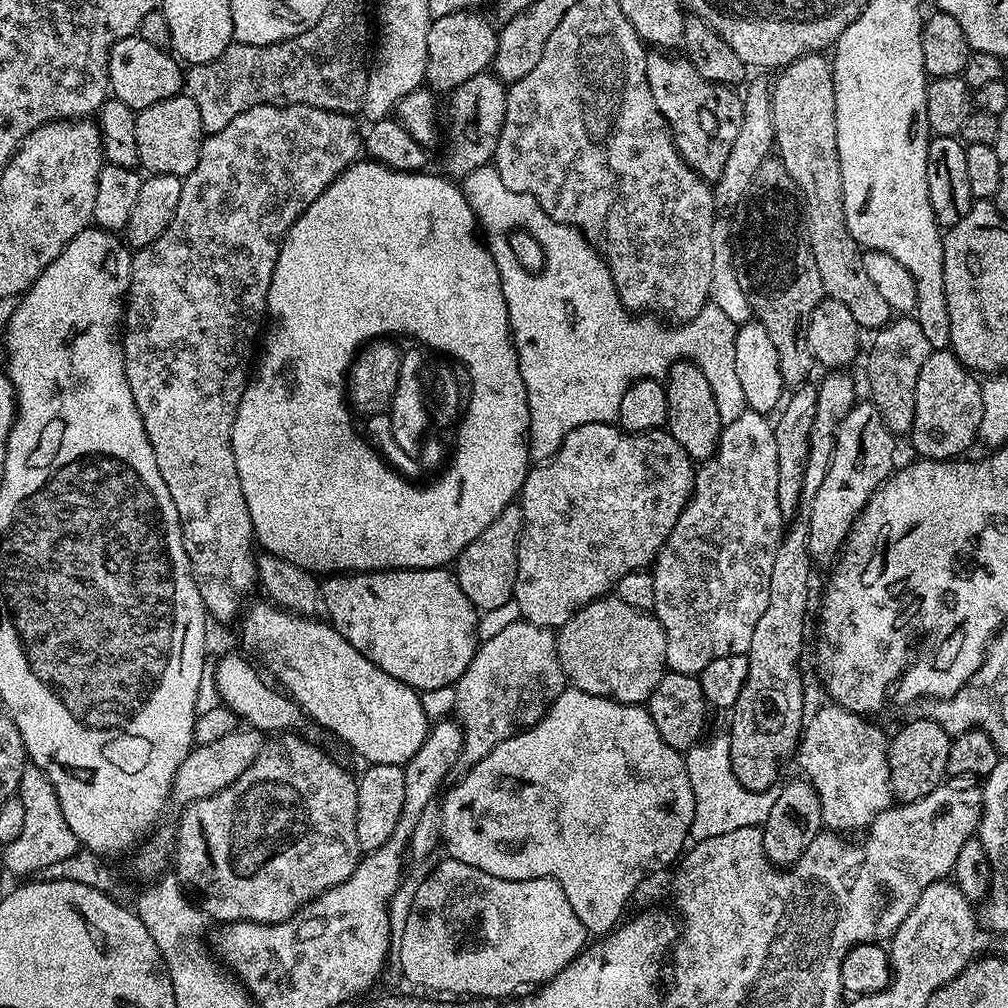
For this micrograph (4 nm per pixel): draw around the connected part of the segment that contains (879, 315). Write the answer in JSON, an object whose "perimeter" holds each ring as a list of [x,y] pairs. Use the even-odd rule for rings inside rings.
{"perimeter":[[[824,54],[803,56],[785,64],[775,76],[776,81],[773,79],[770,84],[772,125],[776,131],[774,148],[804,198],[808,245],[814,254],[814,266],[818,266],[818,276],[822,278],[824,295],[827,299],[842,302],[860,329],[885,328],[894,318],[892,307],[866,275],[864,252],[846,226],[842,166],[838,158],[836,99],[829,57]]]}

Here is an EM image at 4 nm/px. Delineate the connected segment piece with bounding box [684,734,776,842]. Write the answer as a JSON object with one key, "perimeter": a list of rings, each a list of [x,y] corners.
{"perimeter":[[[727,735],[710,736],[689,748],[684,756],[686,770],[690,774],[690,786],[696,799],[694,822],[690,833],[691,839],[696,842],[706,838],[718,838],[718,834],[730,834],[730,830],[763,825],[776,797],[776,792],[772,790],[766,792],[746,790],[746,786],[742,786],[742,782],[734,778]]]}

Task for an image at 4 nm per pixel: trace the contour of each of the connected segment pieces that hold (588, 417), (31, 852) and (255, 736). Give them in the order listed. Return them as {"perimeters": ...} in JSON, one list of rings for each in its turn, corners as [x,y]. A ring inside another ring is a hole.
{"perimeters":[[[[491,163],[483,164],[478,170],[474,170],[470,175],[463,177],[462,191],[468,205],[473,214],[476,215],[477,225],[482,229],[483,235],[486,237],[486,247],[492,253],[492,260],[498,266],[498,274],[502,282],[502,294],[506,298],[506,310],[510,318],[510,326],[512,327],[512,341],[516,347],[518,354],[518,370],[522,370],[522,382],[526,386],[526,394],[528,395],[528,405],[530,406],[530,426],[528,427],[528,455],[533,461],[543,462],[551,458],[555,452],[562,446],[562,442],[566,438],[566,434],[570,434],[570,430],[574,430],[583,424],[590,422],[598,422],[599,424],[610,424],[616,420],[618,414],[618,406],[622,402],[622,395],[626,394],[626,390],[630,388],[635,380],[651,380],[665,379],[669,370],[680,360],[688,360],[699,366],[706,380],[710,384],[710,390],[714,394],[714,400],[718,405],[719,418],[723,425],[729,424],[738,418],[738,414],[745,411],[745,395],[742,394],[742,384],[740,383],[737,370],[734,366],[734,342],[736,341],[737,326],[745,323],[751,315],[749,300],[742,290],[741,283],[734,274],[732,262],[732,246],[731,246],[731,223],[724,218],[718,218],[711,228],[711,246],[713,246],[713,269],[711,270],[710,290],[708,291],[709,303],[704,306],[692,320],[683,321],[681,324],[663,326],[657,317],[646,314],[644,318],[632,318],[631,311],[625,308],[617,293],[616,284],[612,281],[612,275],[608,269],[608,264],[603,256],[593,248],[592,243],[584,236],[579,228],[571,228],[568,224],[562,222],[554,222],[554,218],[550,218],[550,214],[546,214],[546,210],[542,210],[540,203],[530,194],[525,192],[515,192],[510,190],[510,186],[506,186],[506,182],[502,182],[502,174],[498,174],[498,170]],[[511,228],[525,228],[534,239],[540,243],[540,252],[544,255],[544,269],[537,276],[531,276],[522,265],[516,261],[516,256],[512,253],[512,248],[508,245],[507,232]]],[[[35,766],[25,767],[20,779],[22,806],[26,806],[26,822],[22,826],[22,834],[14,838],[14,842],[3,845],[4,868],[12,876],[32,878],[37,874],[44,874],[47,868],[68,860],[76,851],[81,851],[80,839],[66,824],[62,816],[62,806],[58,806],[58,794],[54,794],[54,786],[46,778],[46,774]]],[[[238,726],[230,734],[223,738],[217,738],[215,742],[196,744],[192,751],[186,754],[182,766],[174,774],[172,783],[172,796],[180,803],[180,806],[187,806],[215,792],[221,792],[230,782],[234,782],[258,758],[258,754],[264,749],[266,743],[265,733],[259,732],[257,728]]]]}

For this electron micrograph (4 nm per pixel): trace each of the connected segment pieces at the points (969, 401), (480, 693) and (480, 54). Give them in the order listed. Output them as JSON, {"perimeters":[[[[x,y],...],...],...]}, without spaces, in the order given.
{"perimeters":[[[[934,350],[918,370],[918,386],[914,398],[914,426],[910,433],[917,457],[925,460],[951,460],[965,455],[972,443],[977,443],[982,422],[982,384],[964,363],[950,350]]],[[[523,618],[519,619],[516,624],[507,626],[494,638],[483,641],[477,647],[470,666],[466,666],[462,678],[456,681],[454,687],[456,689],[454,716],[464,735],[464,745],[458,754],[455,771],[463,774],[469,772],[479,760],[486,758],[486,754],[490,754],[494,746],[516,735],[518,730],[533,728],[546,715],[550,705],[558,698],[558,694],[564,691],[566,681],[562,666],[558,662],[556,632],[550,628],[534,626]]],[[[465,10],[433,19],[430,35],[426,38],[426,80],[437,93],[451,92],[459,84],[466,82],[466,78],[474,78],[491,65],[493,57],[496,56],[498,32],[495,27],[492,29],[491,22],[483,16],[484,14],[480,10]]]]}

